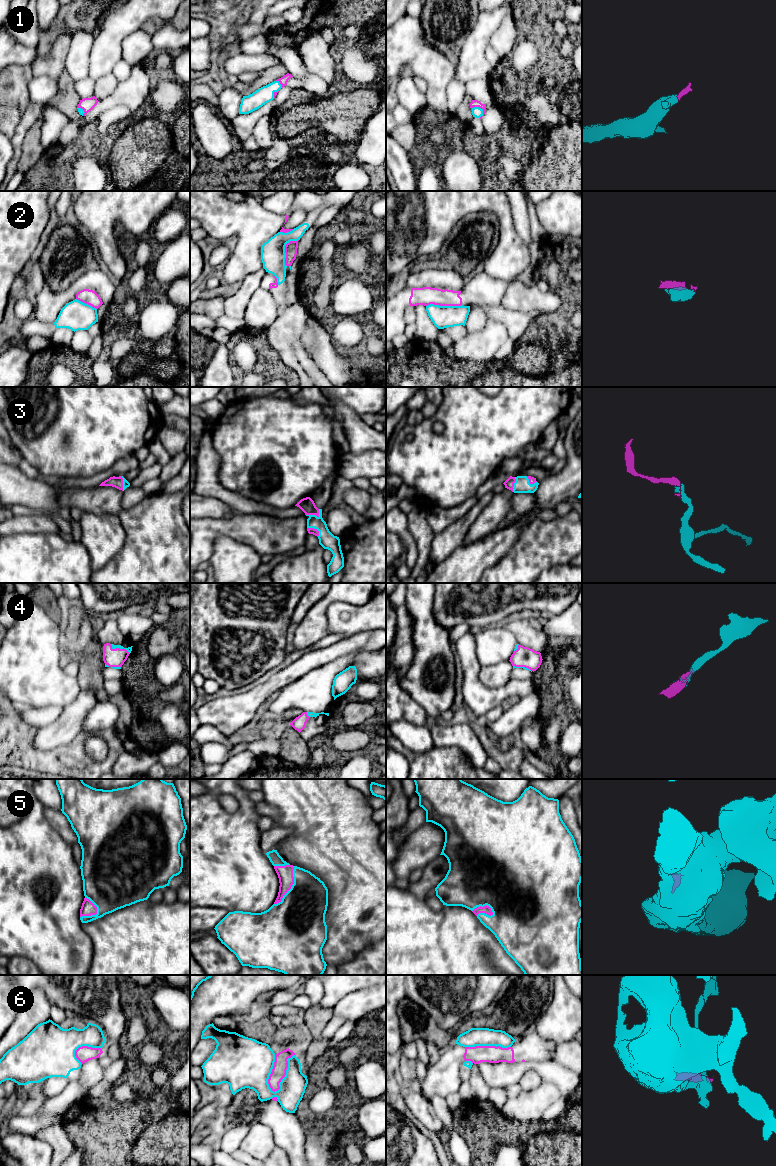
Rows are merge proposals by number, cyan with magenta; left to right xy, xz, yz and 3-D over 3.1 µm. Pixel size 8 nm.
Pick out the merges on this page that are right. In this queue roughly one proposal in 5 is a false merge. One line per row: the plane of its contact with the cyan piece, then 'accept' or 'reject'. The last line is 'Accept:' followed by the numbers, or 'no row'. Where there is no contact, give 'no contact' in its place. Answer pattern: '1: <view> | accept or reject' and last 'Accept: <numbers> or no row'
1: yz | accept
2: yz | reject
3: xz | accept
4: xy | accept
5: xz | accept
6: xz | reject
Accept: 1, 3, 4, 5

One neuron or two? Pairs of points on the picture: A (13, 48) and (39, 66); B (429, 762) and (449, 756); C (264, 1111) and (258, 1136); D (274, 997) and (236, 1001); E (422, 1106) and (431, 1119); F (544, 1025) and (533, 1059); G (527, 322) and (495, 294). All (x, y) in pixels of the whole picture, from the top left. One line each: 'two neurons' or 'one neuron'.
A: two neurons
B: one neuron
C: two neurons
D: two neurons
E: one neuron
F: two neurons
G: two neurons

